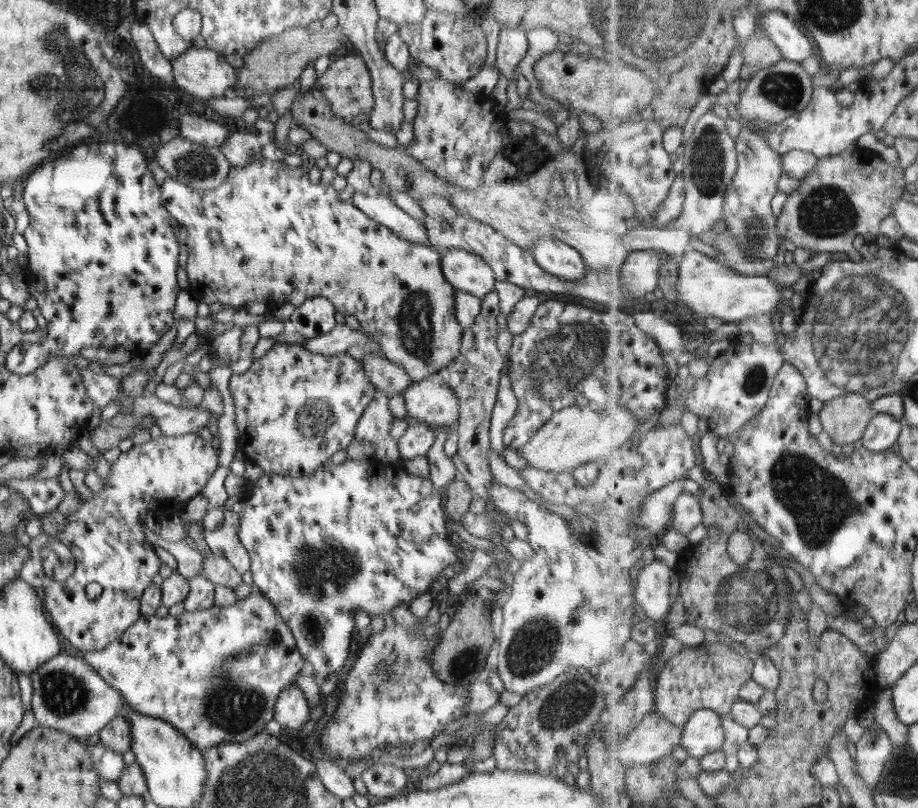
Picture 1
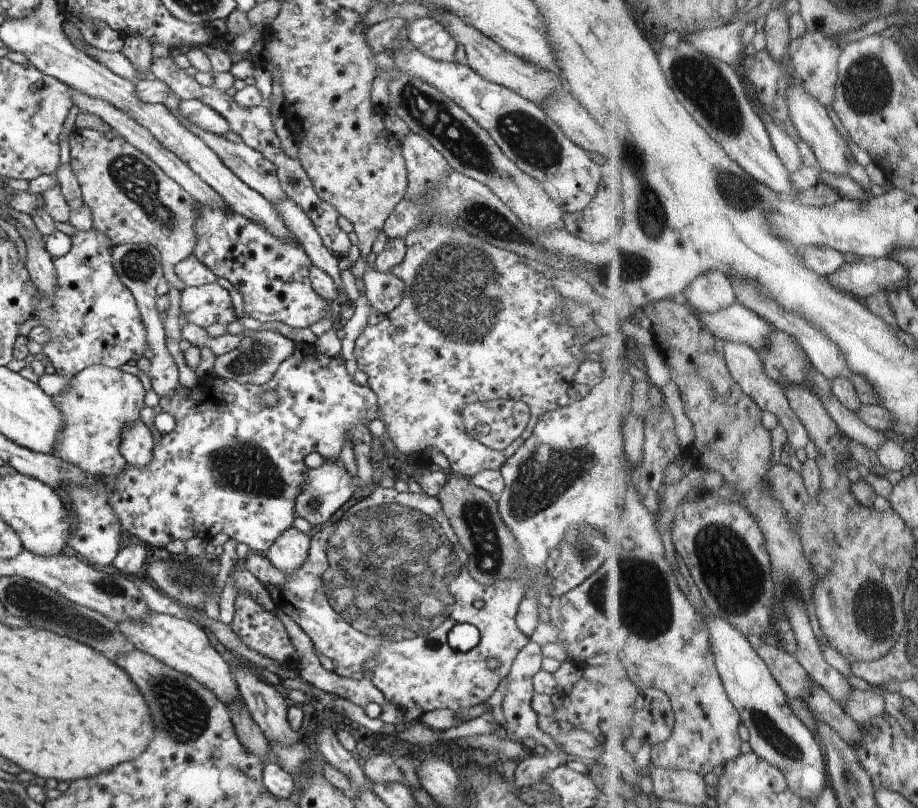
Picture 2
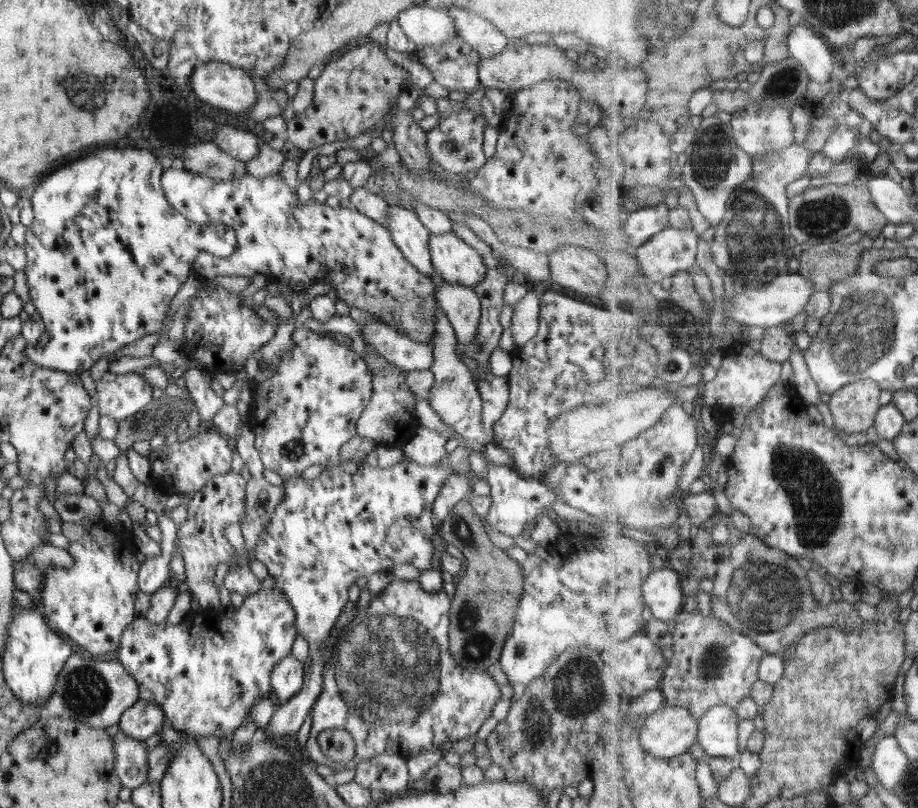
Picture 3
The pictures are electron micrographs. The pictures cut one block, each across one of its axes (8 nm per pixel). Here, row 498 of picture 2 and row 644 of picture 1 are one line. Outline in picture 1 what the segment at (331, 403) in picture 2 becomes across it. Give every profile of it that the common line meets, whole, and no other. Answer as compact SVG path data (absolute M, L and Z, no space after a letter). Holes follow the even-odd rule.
M257 591L250 593L250 595L244 599L237 599L234 606L232 606L232 610L230 610L230 607L222 608L222 610L220 610L220 616L214 616L214 618L212 618L212 614L210 614L210 608L205 608L201 611L185 610L176 617L169 614L165 617L158 617L156 614L141 616L132 626L129 626L122 633L121 637L112 641L102 650L92 650L90 652L76 651L76 656L84 659L88 664L91 664L91 667L99 672L99 676L106 684L110 684L111 688L119 690L120 694L124 697L125 705L128 705L129 708L136 712L140 712L146 716L154 716L172 724L176 730L179 730L201 751L214 745L219 745L220 743L241 743L260 732L265 732L266 729L264 726L275 716L275 704L278 695L284 689L298 686L298 673L307 663L301 655L301 652L297 649L297 644L290 627L284 622L282 616L278 614L276 607L270 600ZM194 624L204 624L204 630L194 630ZM206 626L208 626L208 630L206 630ZM80 655L83 655L84 658L80 657Z

